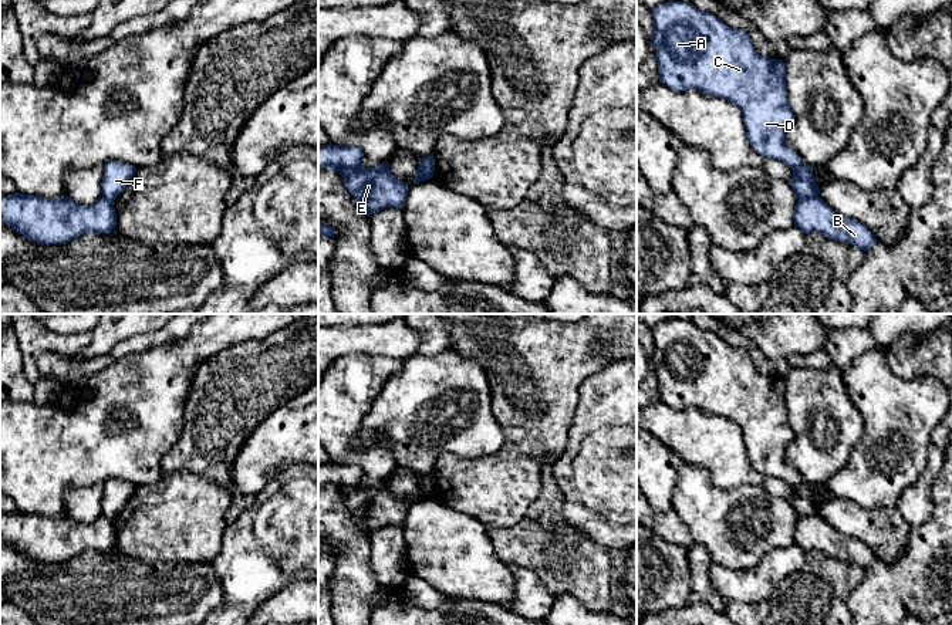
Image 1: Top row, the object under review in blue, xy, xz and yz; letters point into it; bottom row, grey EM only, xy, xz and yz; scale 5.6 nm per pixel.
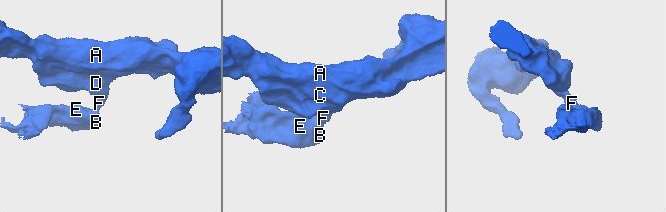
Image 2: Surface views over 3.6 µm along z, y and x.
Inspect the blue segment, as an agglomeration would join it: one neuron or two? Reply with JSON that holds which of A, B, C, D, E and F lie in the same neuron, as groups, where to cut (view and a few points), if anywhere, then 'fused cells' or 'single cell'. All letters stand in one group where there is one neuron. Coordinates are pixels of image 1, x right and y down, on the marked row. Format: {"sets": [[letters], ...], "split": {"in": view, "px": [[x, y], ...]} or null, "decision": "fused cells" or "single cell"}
{"sets": [["A", "C", "D", "F"], ["B", "E"]], "split": {"in": "xz", "px": [[422, 158], [422, 165], [429, 178]]}, "decision": "fused cells"}

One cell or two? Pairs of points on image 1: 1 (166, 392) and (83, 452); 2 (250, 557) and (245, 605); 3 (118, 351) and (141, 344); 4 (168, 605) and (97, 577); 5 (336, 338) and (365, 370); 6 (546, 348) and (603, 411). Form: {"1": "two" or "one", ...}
{"1": "one", "2": "one", "3": "one", "4": "one", "5": "two", "6": "two"}

